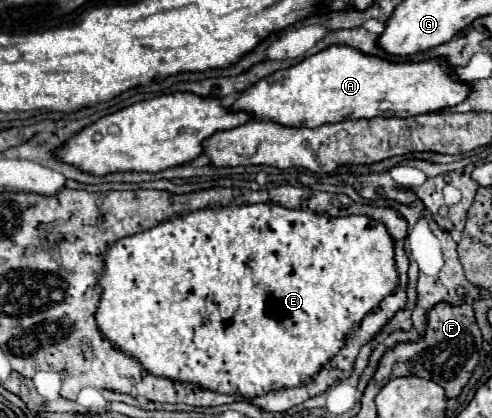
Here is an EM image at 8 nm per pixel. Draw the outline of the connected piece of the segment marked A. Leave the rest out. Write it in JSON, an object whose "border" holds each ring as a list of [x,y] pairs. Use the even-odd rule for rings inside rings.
{"border":[[[331,45],[311,57],[305,57],[293,67],[275,71],[251,87],[247,87],[229,111],[245,111],[257,121],[275,121],[285,127],[321,127],[325,123],[339,123],[345,119],[373,119],[373,117],[411,117],[453,107],[465,99],[465,83],[449,79],[449,65],[445,59],[431,59],[421,63],[391,63],[387,59],[365,55],[345,45]]]}

